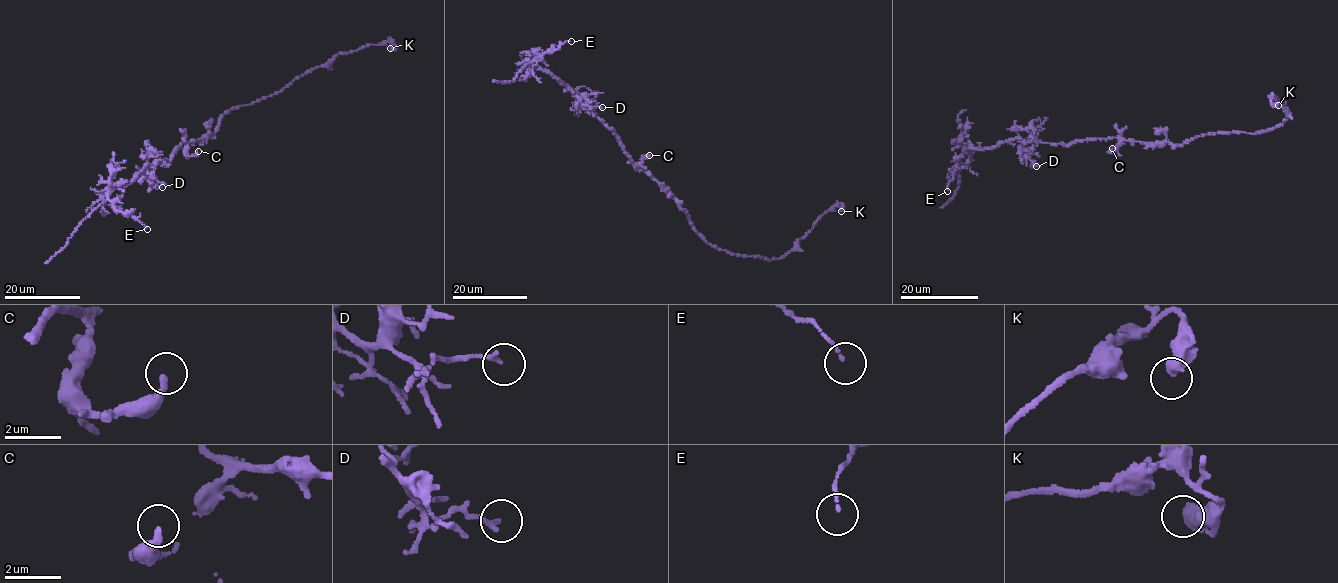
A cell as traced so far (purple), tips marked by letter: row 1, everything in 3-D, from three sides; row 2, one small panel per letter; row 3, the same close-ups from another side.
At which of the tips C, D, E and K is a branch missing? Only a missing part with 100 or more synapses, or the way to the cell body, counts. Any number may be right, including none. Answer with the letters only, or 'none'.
none

